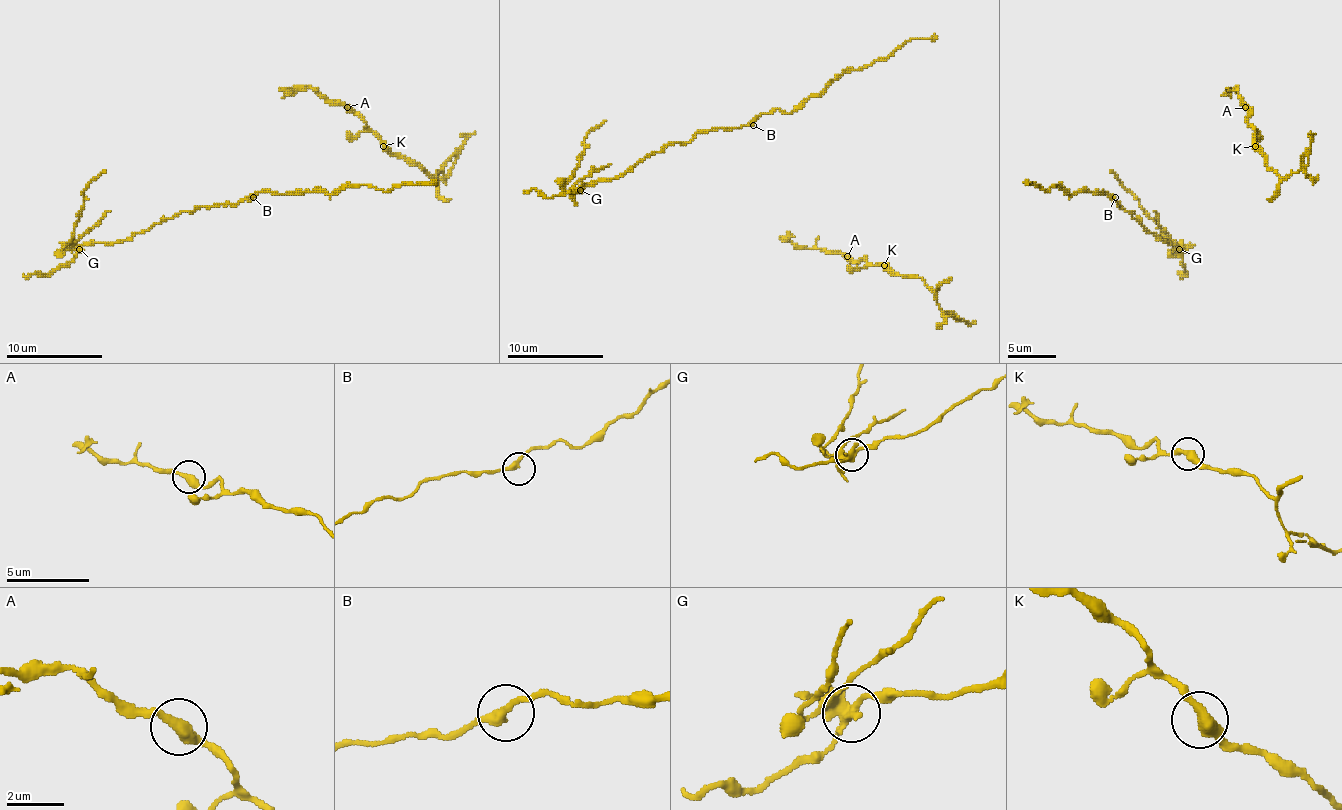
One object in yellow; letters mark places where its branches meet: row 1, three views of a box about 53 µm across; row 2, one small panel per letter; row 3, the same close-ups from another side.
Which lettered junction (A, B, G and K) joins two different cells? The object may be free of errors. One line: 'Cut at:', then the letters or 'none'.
Cut at: G

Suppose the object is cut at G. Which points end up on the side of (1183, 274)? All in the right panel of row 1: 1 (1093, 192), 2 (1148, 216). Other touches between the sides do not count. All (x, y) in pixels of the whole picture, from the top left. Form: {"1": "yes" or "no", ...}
{"1": "no", "2": "yes"}

